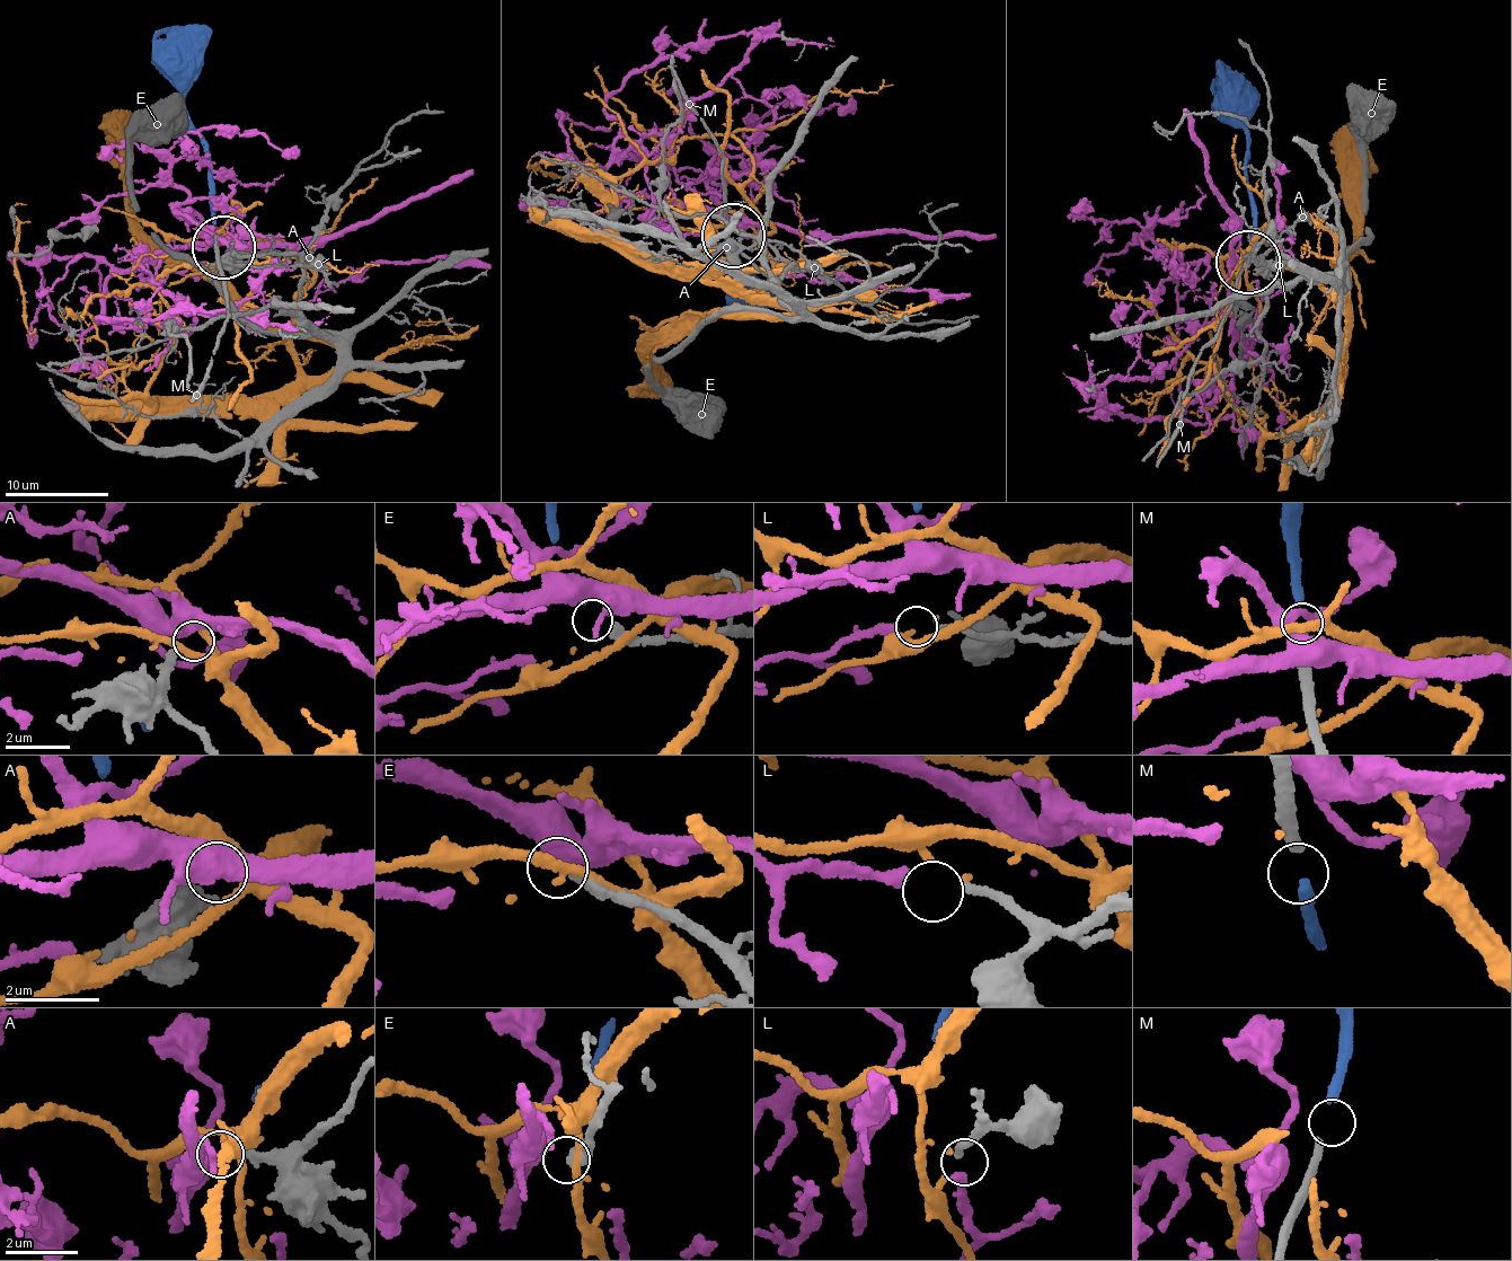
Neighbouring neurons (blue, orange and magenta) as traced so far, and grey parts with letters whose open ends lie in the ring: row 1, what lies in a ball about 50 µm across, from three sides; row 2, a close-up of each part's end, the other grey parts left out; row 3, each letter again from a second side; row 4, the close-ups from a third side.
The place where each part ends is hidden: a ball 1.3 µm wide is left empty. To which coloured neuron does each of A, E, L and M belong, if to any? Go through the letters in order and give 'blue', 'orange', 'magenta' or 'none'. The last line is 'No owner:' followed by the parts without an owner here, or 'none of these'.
A: none
E: none
L: magenta
M: blue
No owner: A, E

